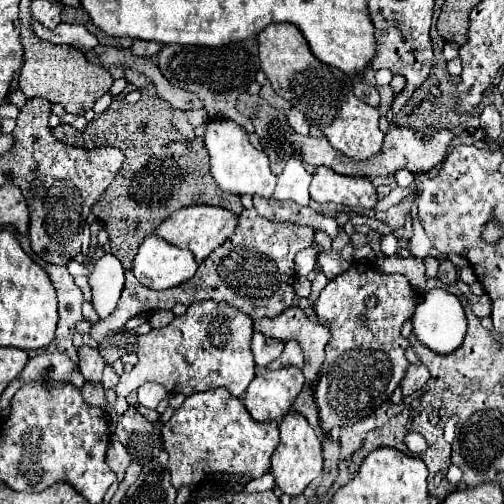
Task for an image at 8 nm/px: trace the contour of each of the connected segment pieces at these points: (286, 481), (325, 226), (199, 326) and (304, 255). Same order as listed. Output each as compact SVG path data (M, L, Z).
M287 413L279 423L279 431L281 431L281 441L271 457L271 473L281 493L287 493L289 497L297 497L305 491L305 487L311 481L315 481L323 473L321 439L317 437L315 429L307 423L307 419L301 413Z
M253 195L253 205L263 215L265 219L271 221L289 221L289 223L299 223L299 225L309 225L315 231L327 231L333 239L339 235L339 225L333 217L325 217L311 207L301 207L293 201L275 201L275 199L265 199L261 195Z
M197 301L187 307L185 315L175 317L169 325L151 329L149 333L139 337L139 347L137 347L139 361L129 373L121 375L115 391L119 397L127 397L131 391L137 391L143 383L155 381L161 383L169 393L193 395L199 391L225 387L233 397L241 397L247 391L249 381L255 377L255 363L251 357L251 335L253 335L253 319L241 313L239 309L229 307L227 303Z
M309 247L309 249L303 249L297 253L295 257L295 271L297 275L307 275L309 271L315 269L315 263L317 263L317 249L315 247Z

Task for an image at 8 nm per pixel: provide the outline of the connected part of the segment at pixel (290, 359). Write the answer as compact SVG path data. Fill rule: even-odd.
M289 341L281 353L281 359L277 359L283 367L303 367L303 351L299 349L299 343L293 343Z

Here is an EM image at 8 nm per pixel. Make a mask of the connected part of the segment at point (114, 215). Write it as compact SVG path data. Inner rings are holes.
M149 83L145 87L139 89L141 93L141 99L137 103L127 103L125 101L125 95L129 91L133 91L137 87L129 85L125 93L113 97L113 103L111 107L101 113L101 115L95 115L93 121L87 123L87 127L83 131L77 131L75 127L71 125L57 125L53 127L53 135L63 141L65 145L73 145L73 147L83 147L83 149L95 149L95 147L119 147L123 153L125 153L125 161L123 161L123 169L119 171L117 179L107 187L107 191L99 197L99 201L95 203L95 207L91 209L93 215L97 219L103 221L103 227L107 229L107 235L109 235L109 243L111 243L111 253L123 263L125 269L131 269L133 267L133 257L137 253L137 247L143 243L143 239L147 235L153 233L153 229L167 217L171 215L173 211L181 209L181 207L189 207L189 205L217 205L217 207L225 207L229 211L233 211L235 215L239 215L243 211L243 205L241 205L241 199L239 197L233 197L231 193L219 189L215 185L215 179L211 177L209 169L207 169L207 151L203 149L203 141L199 137L195 137L193 141L187 141L183 135L179 135L171 123L171 105L167 101L163 101L157 93L155 93L155 87ZM169 141L183 141L187 147L189 147L189 155L187 157L173 157L169 151L167 151L167 143Z

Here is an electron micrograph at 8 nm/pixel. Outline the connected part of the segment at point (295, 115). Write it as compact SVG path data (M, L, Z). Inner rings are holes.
M291 107L287 111L287 121L289 121L289 125L291 125L293 131L297 131L301 135L309 135L309 123L305 121L305 117L303 117L303 113L299 109Z

